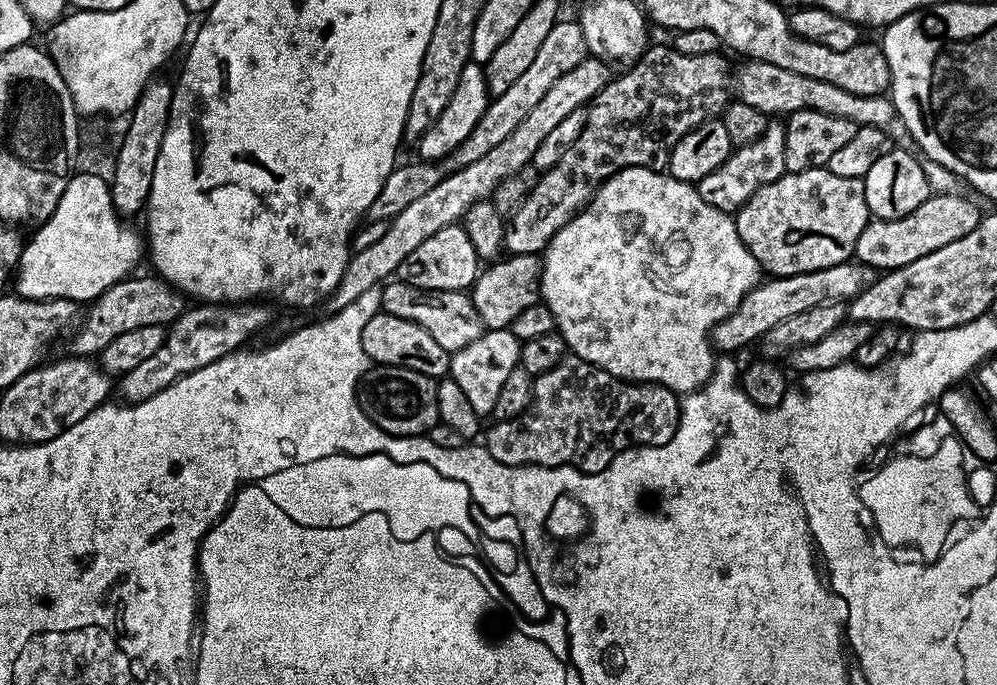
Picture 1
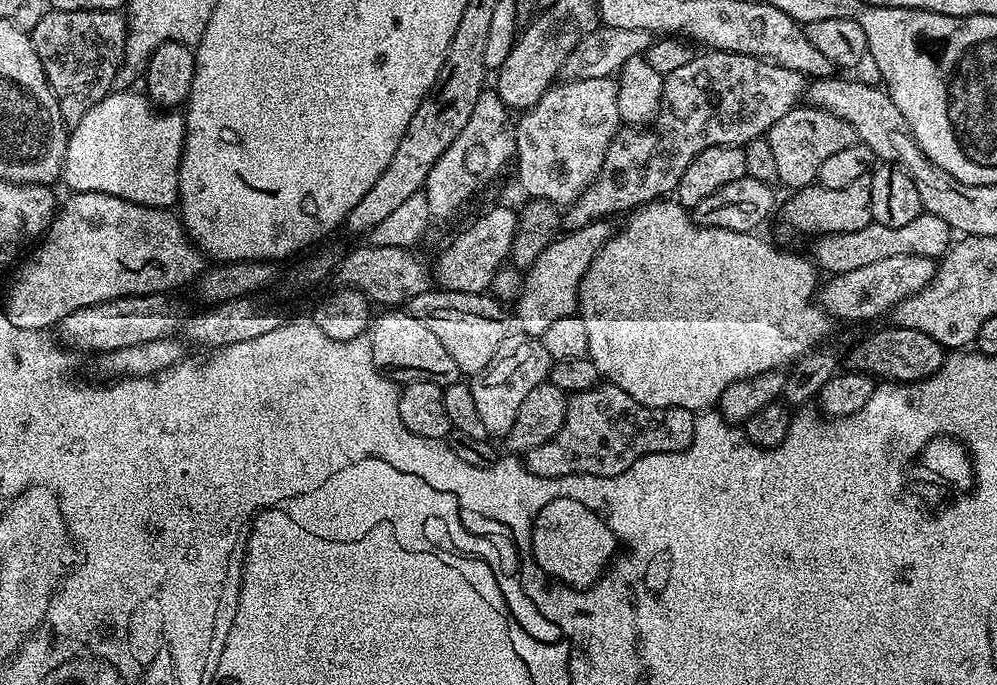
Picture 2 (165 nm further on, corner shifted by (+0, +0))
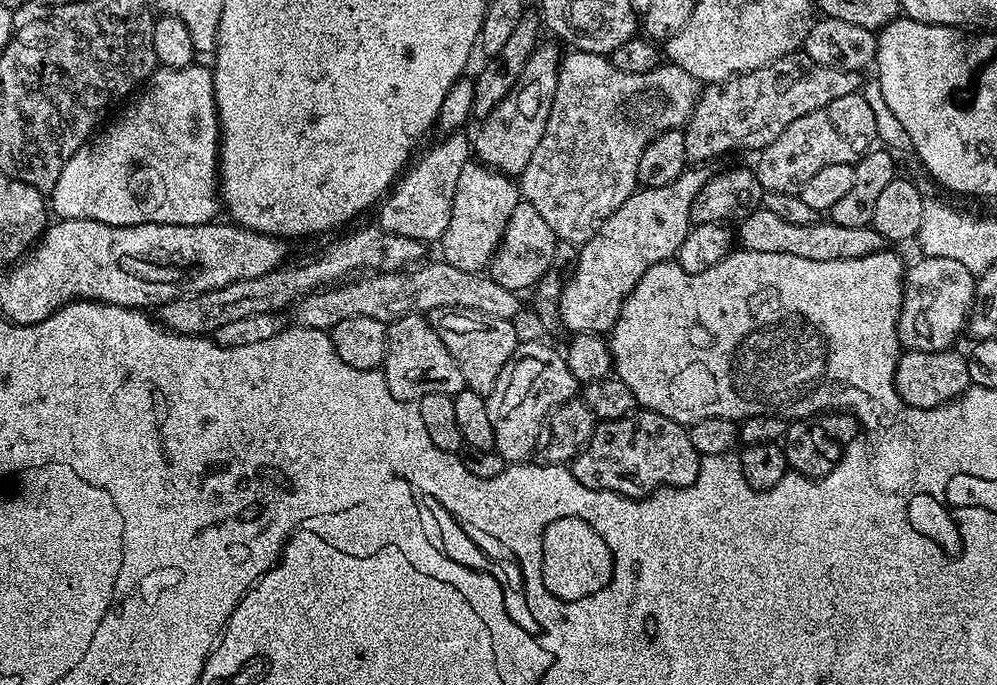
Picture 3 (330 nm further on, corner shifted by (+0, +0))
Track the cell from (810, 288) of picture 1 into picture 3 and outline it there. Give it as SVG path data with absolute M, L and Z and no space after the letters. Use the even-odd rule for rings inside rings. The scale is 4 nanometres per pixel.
M921 255L916 265L909 267L904 273L904 297L900 307L900 343L905 349L917 352L946 352L965 331L976 303L977 277L962 262L954 262L954 258Z

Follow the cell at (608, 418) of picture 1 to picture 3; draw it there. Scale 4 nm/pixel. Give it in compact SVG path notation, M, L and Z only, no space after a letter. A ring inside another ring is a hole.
M633 410L617 420L599 421L592 441L570 462L570 470L576 481L582 482L582 486L590 486L593 492L620 492L623 496L633 498L649 496L665 486L672 490L686 490L696 483L701 466L701 454L694 450L688 428L676 420L647 410Z

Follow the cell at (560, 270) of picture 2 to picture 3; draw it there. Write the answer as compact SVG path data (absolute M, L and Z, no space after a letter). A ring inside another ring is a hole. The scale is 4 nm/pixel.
M688 166L677 180L666 186L637 187L636 191L630 194L630 198L626 198L626 202L622 202L622 206L618 206L618 210L610 214L610 218L600 223L600 231L595 232L579 249L576 266L565 279L564 289L560 295L560 322L565 329L569 328L569 333L611 333L625 298L632 293L642 274L646 274L650 266L673 259L679 253L692 224L690 206L695 202L696 195L702 190L710 175L709 169L706 169L704 166Z

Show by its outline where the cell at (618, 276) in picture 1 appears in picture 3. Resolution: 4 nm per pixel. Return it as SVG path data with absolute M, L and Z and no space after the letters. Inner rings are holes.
M733 250L725 260L710 266L710 270L702 270L702 274L690 274L682 270L682 266L675 259L663 260L650 266L650 270L642 274L632 293L625 298L616 325L611 330L614 374L622 382L626 382L626 386L630 386L630 394L634 394L641 409L657 412L685 426L694 425L706 418L730 418L739 422L751 416L775 414L793 421L805 420L808 416L817 416L820 412L847 410L863 427L865 424L868 428L883 430L902 412L902 401L896 389L894 374L902 351L900 307L904 297L905 271L906 264L891 250L875 252L866 258L846 258L838 262L814 262L814 258L794 258L794 254L762 254Z

